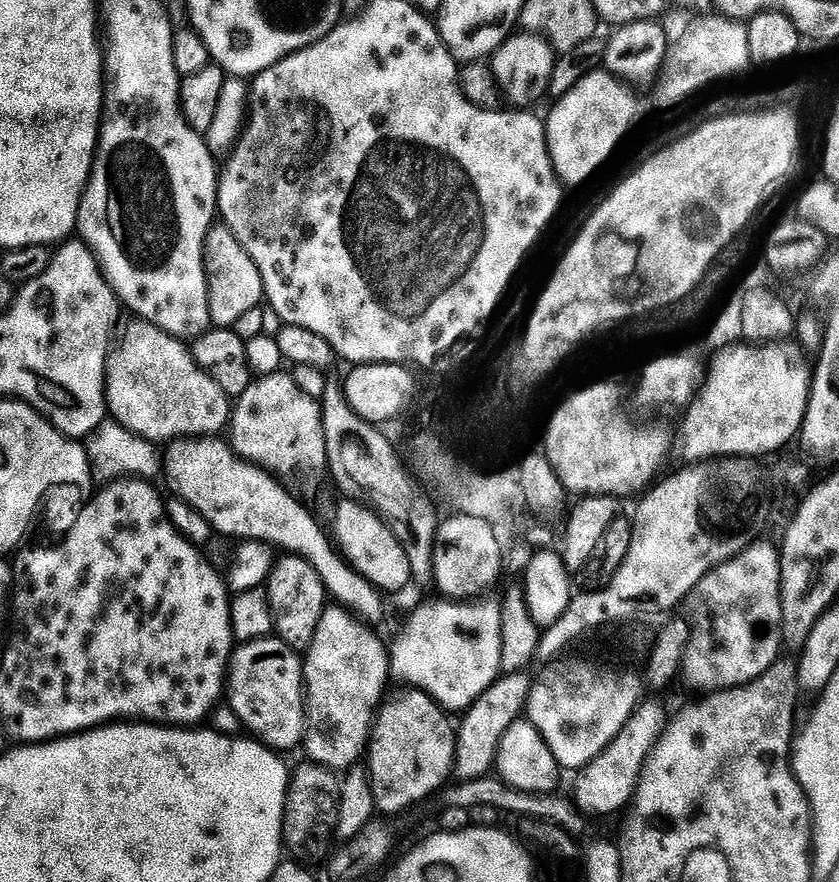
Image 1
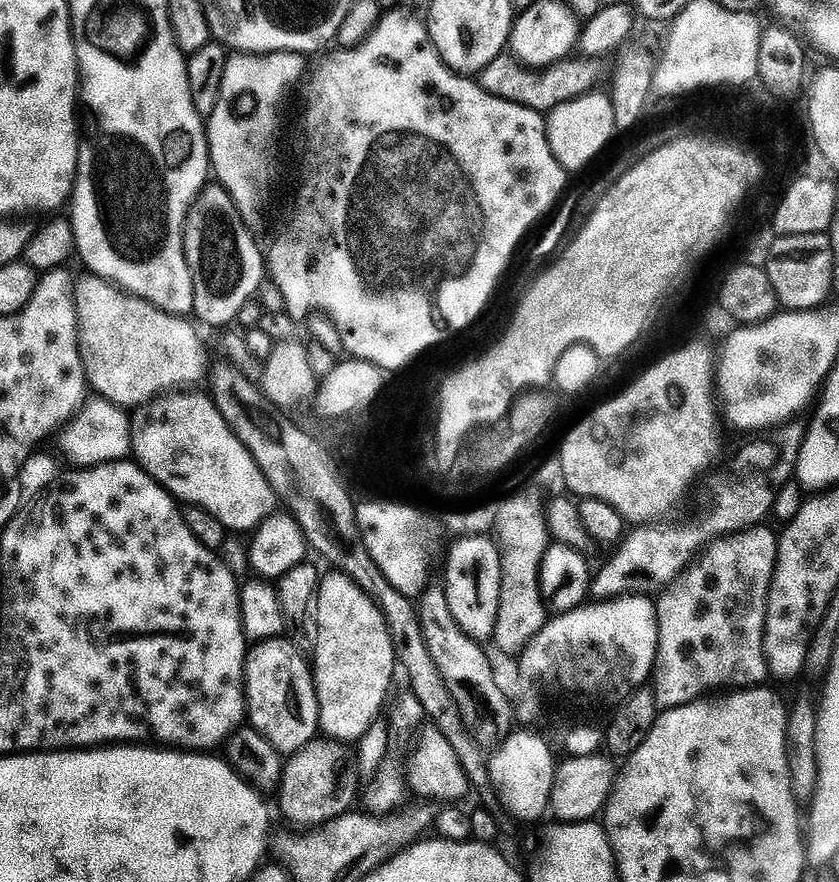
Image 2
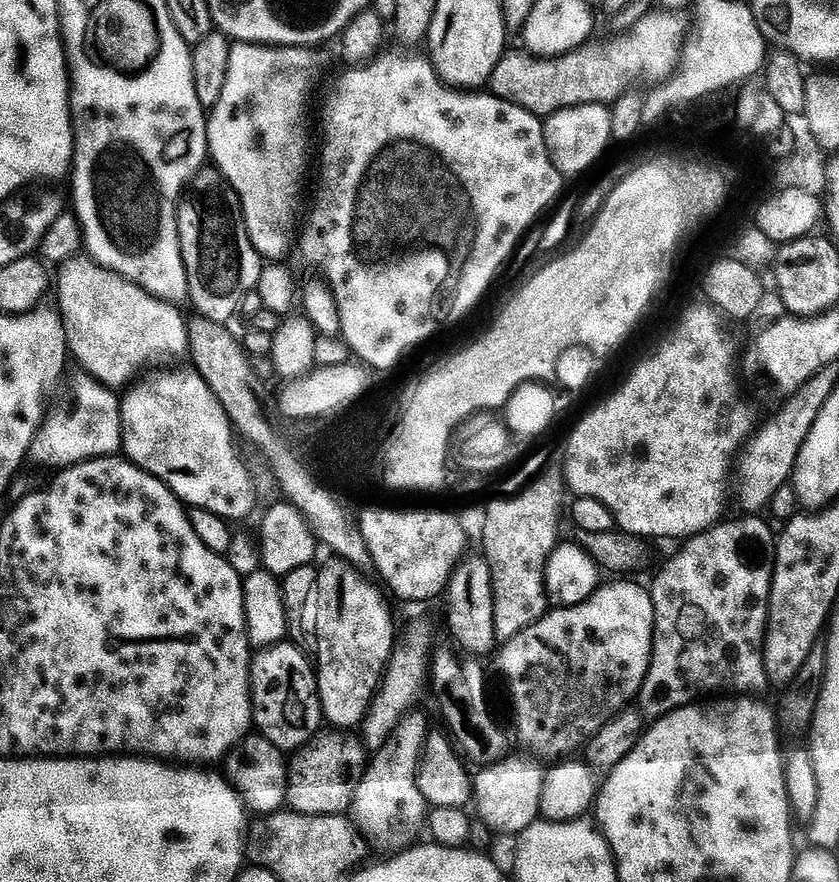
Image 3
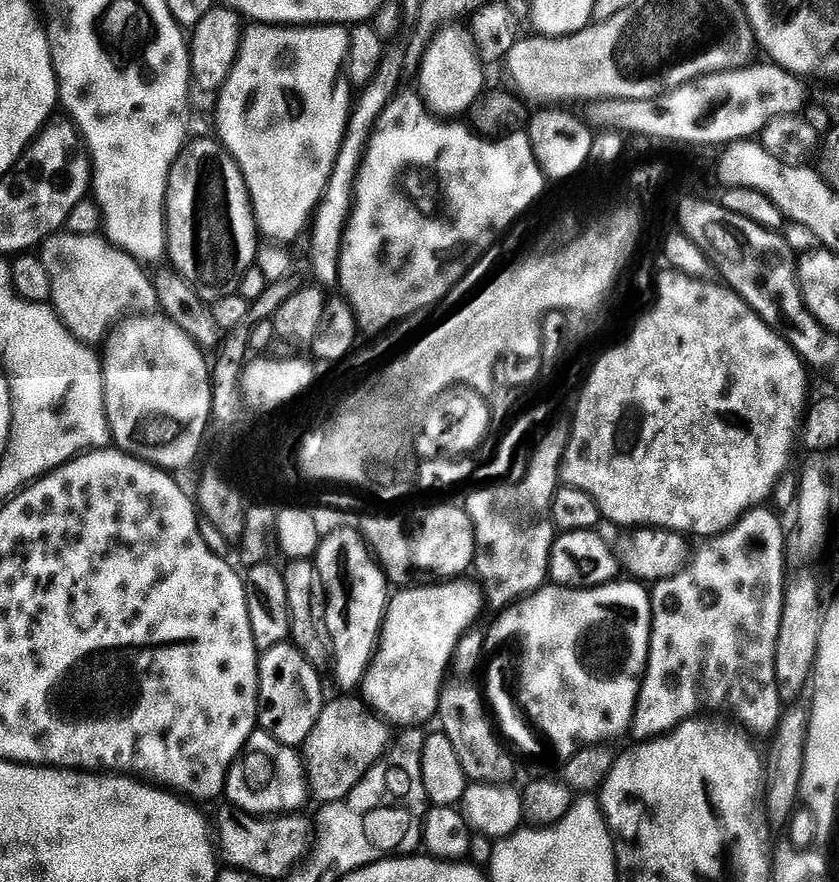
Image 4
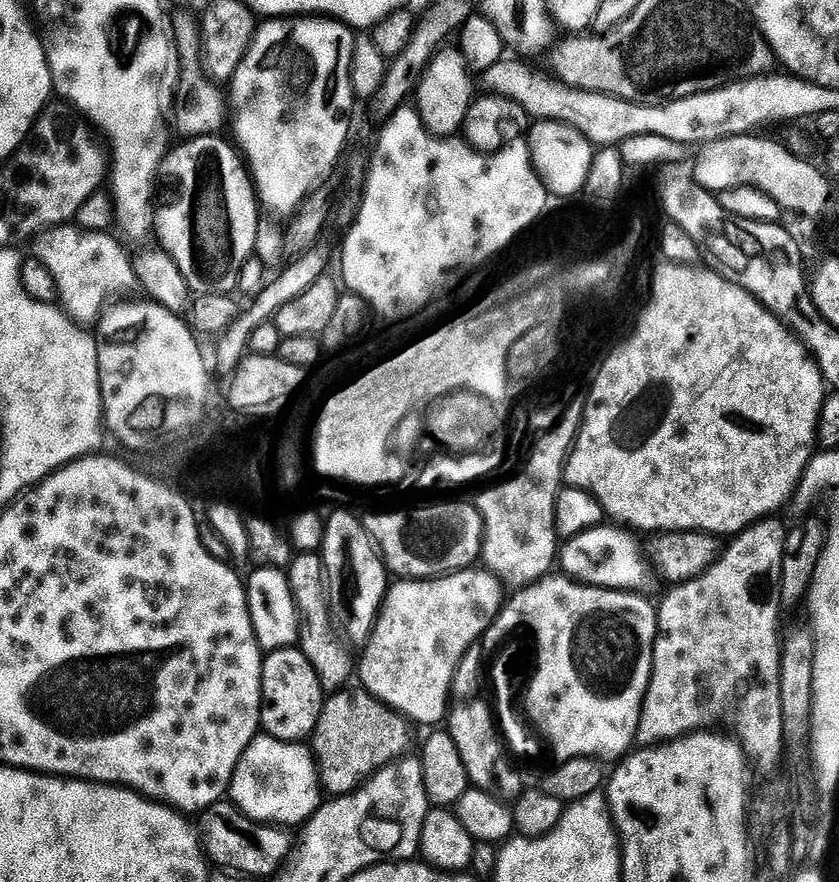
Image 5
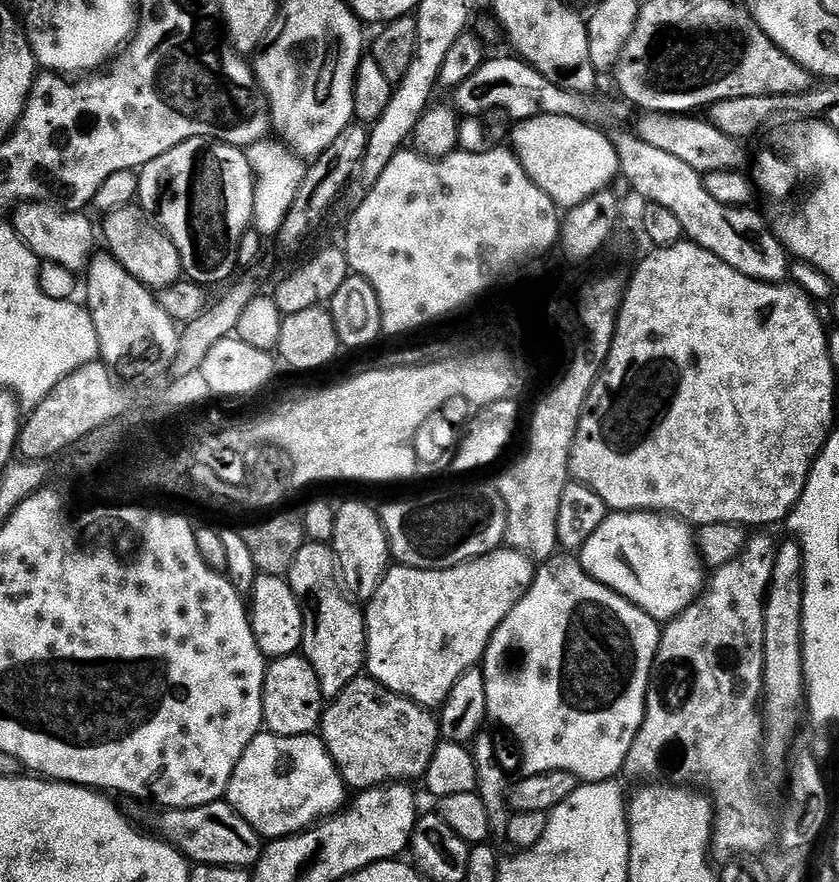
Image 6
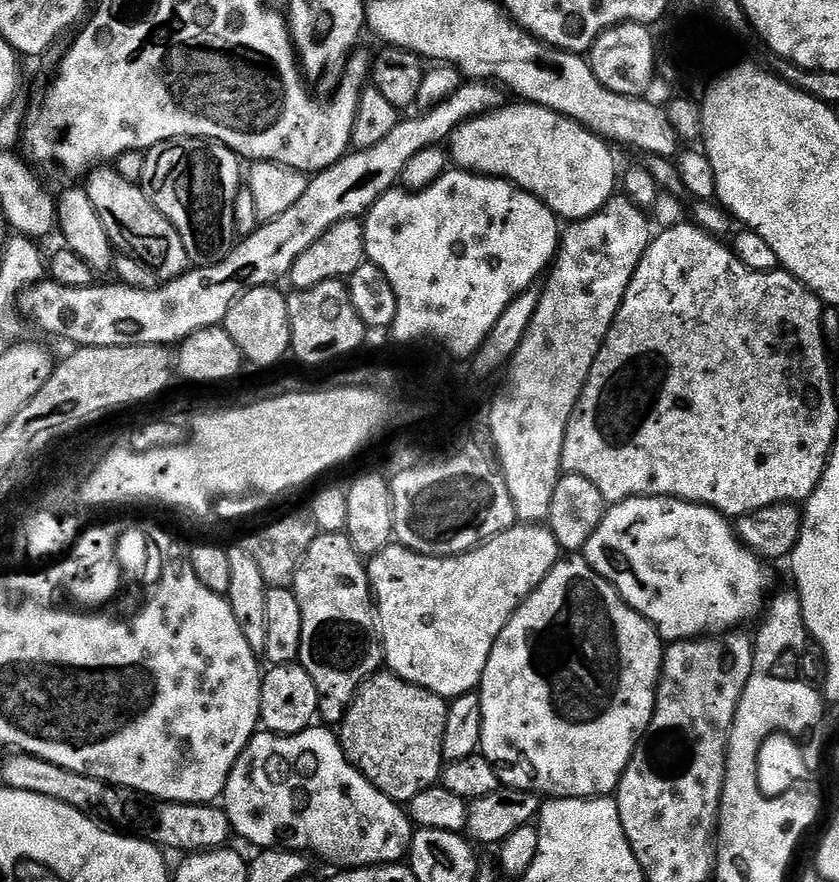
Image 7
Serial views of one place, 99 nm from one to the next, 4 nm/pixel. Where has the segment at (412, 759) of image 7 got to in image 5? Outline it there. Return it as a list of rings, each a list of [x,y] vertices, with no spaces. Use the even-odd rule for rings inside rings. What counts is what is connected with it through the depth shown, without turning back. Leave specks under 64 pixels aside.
[[[356,686],[353,692],[341,690],[333,692],[324,701],[324,709],[318,718],[316,731],[310,737],[310,748],[314,753],[316,767],[320,774],[320,783],[325,793],[332,792],[333,797],[346,796],[356,791],[364,781],[380,771],[387,764],[395,764],[405,755],[408,743],[412,740],[413,729],[409,721],[400,713],[388,707],[382,701]]]

